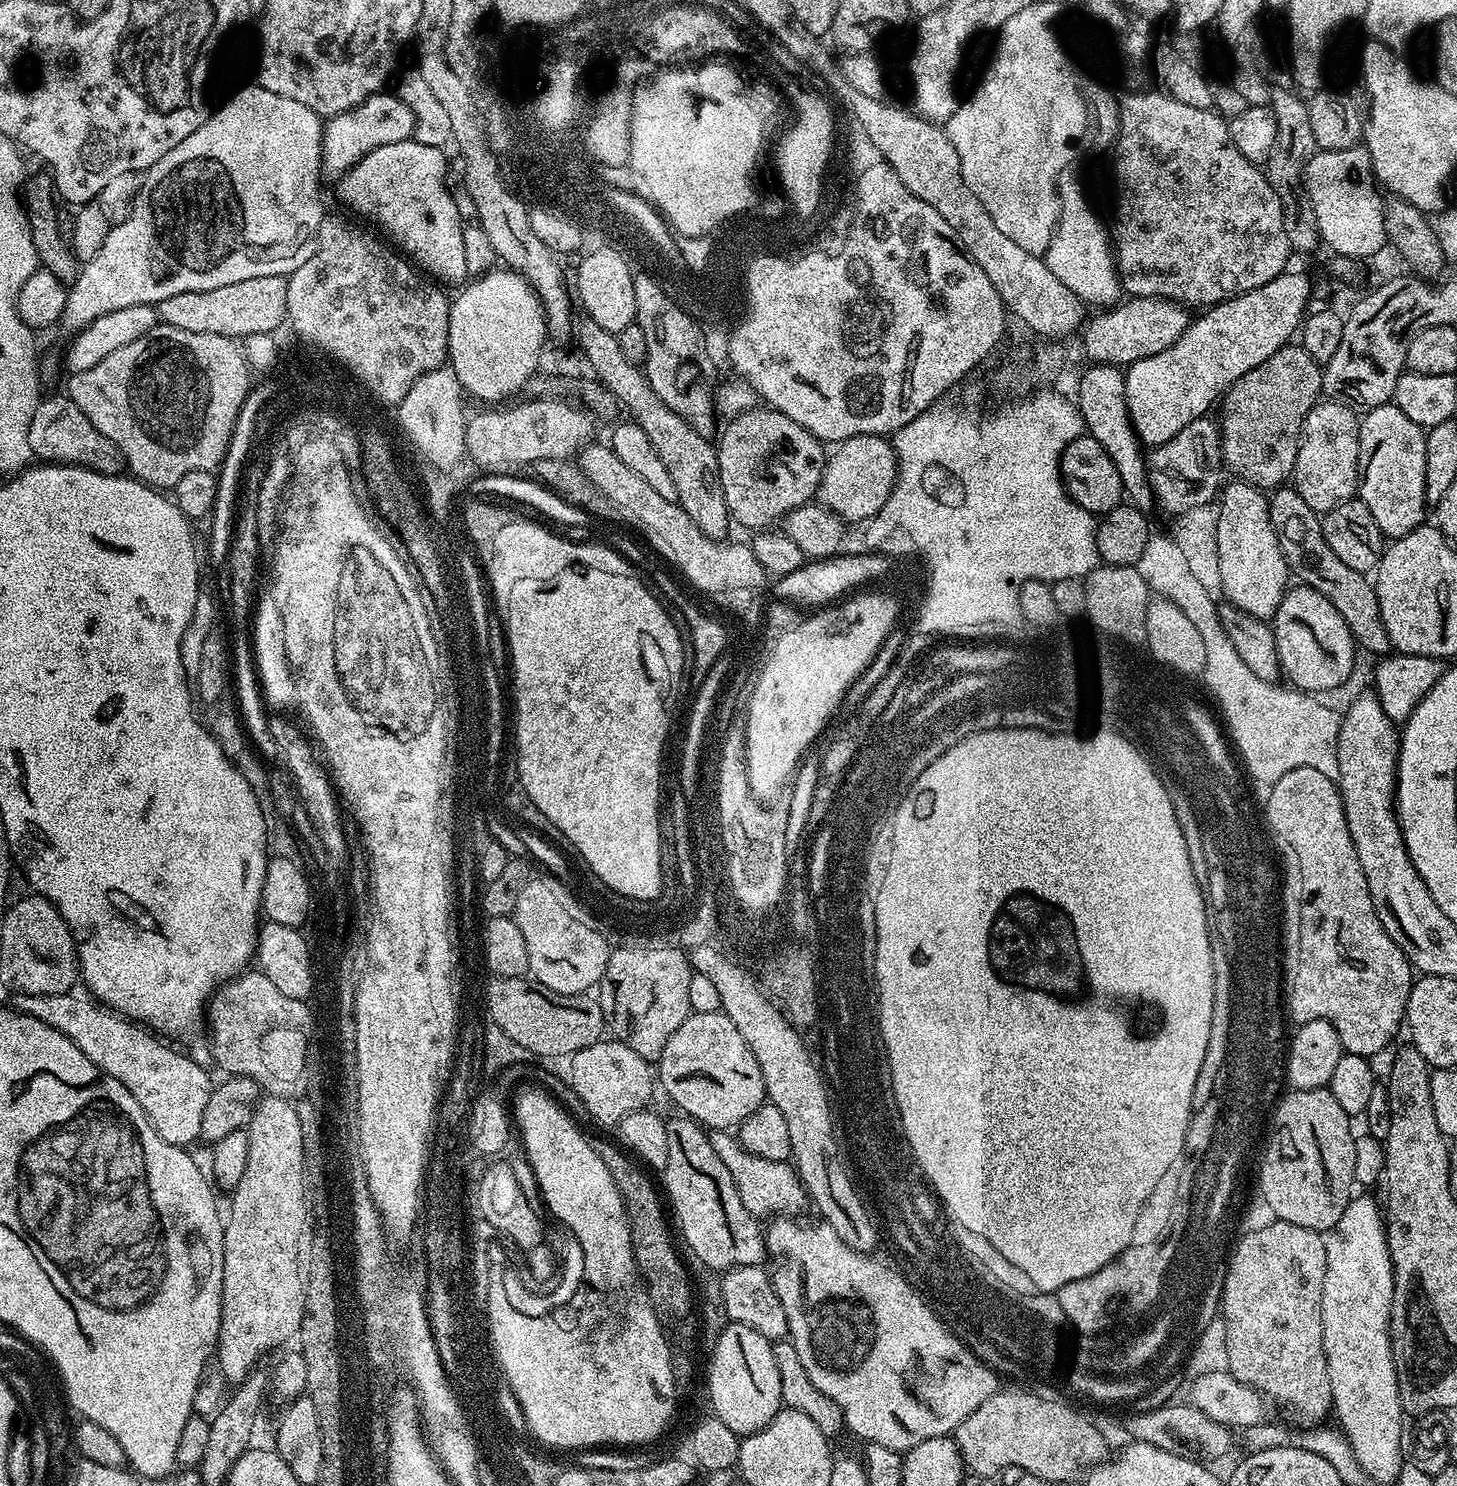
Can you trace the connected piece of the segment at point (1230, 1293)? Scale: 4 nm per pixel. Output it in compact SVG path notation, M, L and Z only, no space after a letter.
M1276 1224L1258 1232L1255 1236L1248 1237L1236 1255L1232 1263L1231 1276L1224 1280L1222 1297L1222 1315L1225 1320L1226 1351L1229 1354L1227 1371L1246 1386L1250 1386L1261 1396L1267 1398L1273 1405L1281 1404L1288 1412L1293 1412L1291 1422L1296 1426L1316 1426L1333 1411L1332 1407L1332 1383L1326 1366L1326 1354L1324 1353L1324 1339L1322 1338L1322 1282L1326 1274L1326 1246L1325 1237L1314 1230L1306 1230L1306 1226L1294 1226L1294 1224Z

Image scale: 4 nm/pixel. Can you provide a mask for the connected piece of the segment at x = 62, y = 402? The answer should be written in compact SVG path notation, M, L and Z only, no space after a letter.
M45 395L40 405L34 410L34 418L30 418L30 430L28 441L33 457L40 462L54 464L81 464L83 468L89 468L102 474L117 475L125 467L123 458L120 457L118 446L110 442L94 426L90 426L90 418L74 406L74 402L67 395Z

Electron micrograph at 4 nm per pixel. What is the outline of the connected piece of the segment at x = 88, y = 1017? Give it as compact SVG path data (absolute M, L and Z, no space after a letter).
M75 991L49 996L17 995L14 1008L66 1034L66 1038L70 1038L70 1042L74 1042L74 1046L78 1046L100 1072L122 1082L122 1086L134 1094L134 1102L142 1106L150 1126L154 1126L167 1144L188 1146L192 1139L195 1141L200 1135L202 1110L206 1110L206 1102L210 1102L214 1087L214 1080L208 1077L209 1069L197 1064L191 1055L174 1052L147 1027L113 1012L91 995L76 995Z

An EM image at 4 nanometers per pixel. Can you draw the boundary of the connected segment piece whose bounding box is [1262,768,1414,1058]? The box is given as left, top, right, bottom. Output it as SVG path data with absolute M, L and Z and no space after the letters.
M1299 768L1290 770L1290 774L1282 774L1282 778L1278 778L1267 792L1268 798L1262 806L1278 810L1282 828L1292 828L1294 849L1292 857L1283 861L1282 956L1286 961L1286 984L1288 980L1287 1015L1296 1026L1315 1020L1330 1022L1338 1034L1341 1049L1347 1055L1375 1058L1405 1023L1414 983L1412 963L1404 957L1404 951L1392 941L1390 934L1386 934L1382 922L1378 922L1366 886L1366 874L1362 874L1362 862L1358 862L1358 850L1354 850L1346 826L1344 803L1337 781L1326 778L1326 774L1313 768Z

